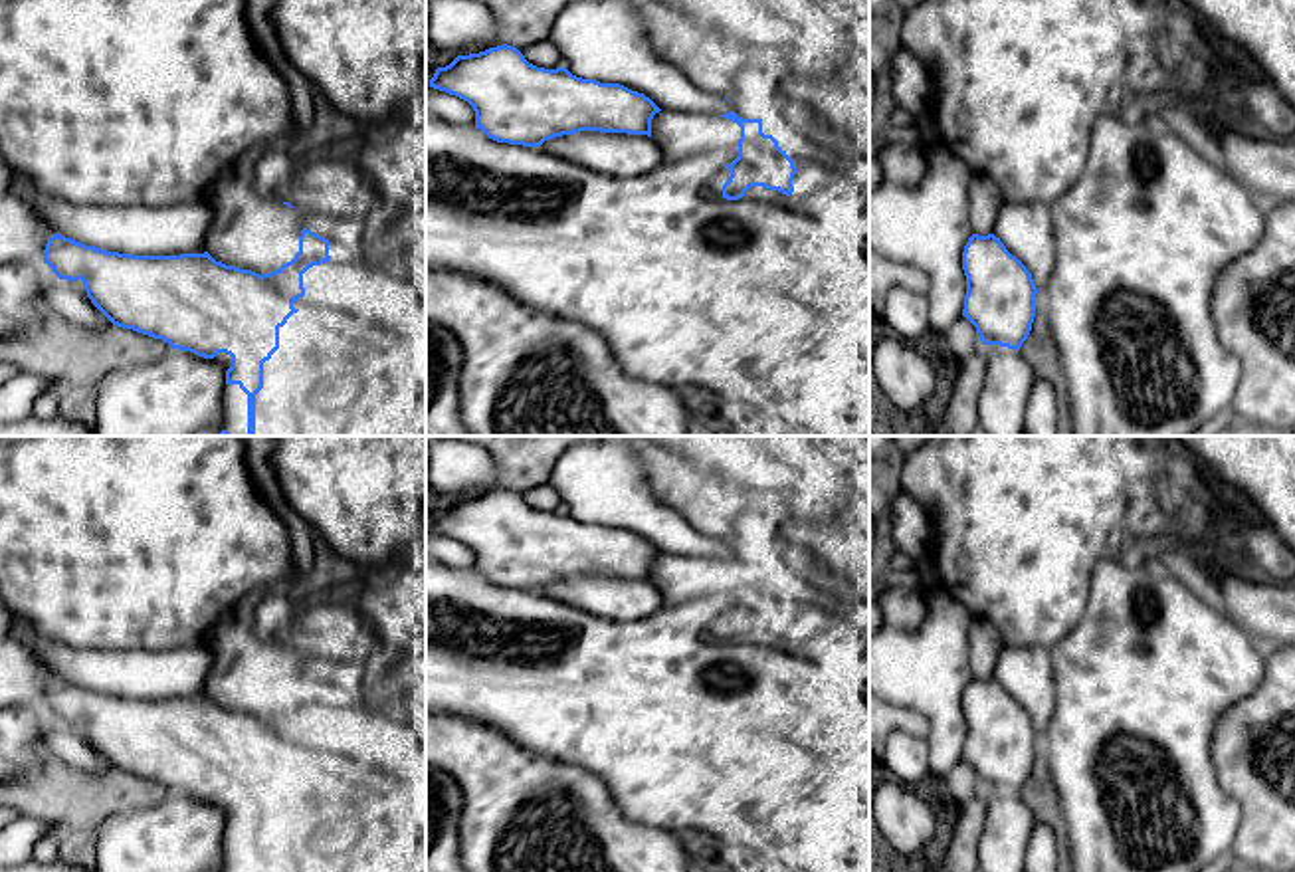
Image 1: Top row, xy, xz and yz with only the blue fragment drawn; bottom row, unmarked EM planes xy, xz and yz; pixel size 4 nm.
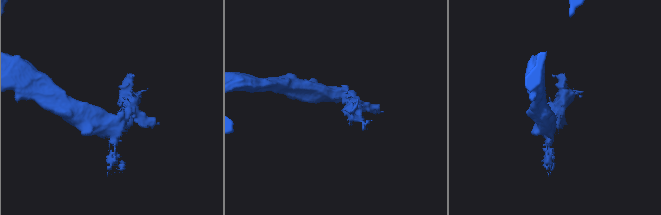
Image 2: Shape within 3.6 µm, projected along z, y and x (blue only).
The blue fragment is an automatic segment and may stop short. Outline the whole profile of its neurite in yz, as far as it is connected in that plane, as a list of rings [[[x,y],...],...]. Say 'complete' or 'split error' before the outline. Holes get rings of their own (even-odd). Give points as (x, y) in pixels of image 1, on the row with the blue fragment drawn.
complete | [[[994,234],[968,238],[962,270],[962,315],[976,327],[982,345],[1020,351],[1036,317],[1038,287],[1032,273]]]

